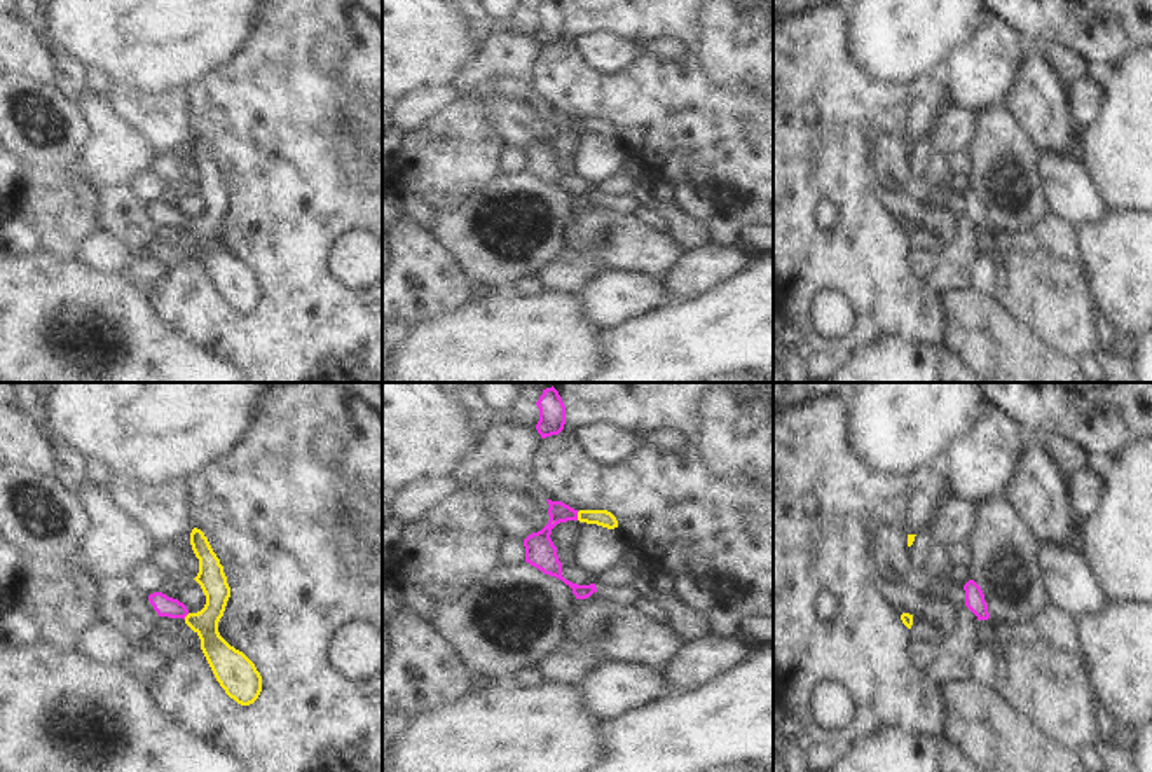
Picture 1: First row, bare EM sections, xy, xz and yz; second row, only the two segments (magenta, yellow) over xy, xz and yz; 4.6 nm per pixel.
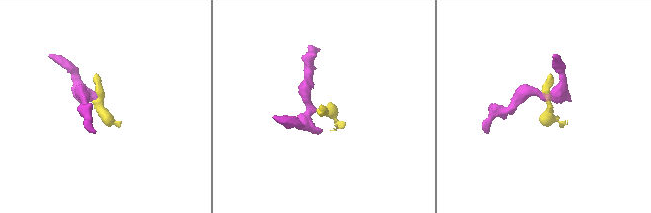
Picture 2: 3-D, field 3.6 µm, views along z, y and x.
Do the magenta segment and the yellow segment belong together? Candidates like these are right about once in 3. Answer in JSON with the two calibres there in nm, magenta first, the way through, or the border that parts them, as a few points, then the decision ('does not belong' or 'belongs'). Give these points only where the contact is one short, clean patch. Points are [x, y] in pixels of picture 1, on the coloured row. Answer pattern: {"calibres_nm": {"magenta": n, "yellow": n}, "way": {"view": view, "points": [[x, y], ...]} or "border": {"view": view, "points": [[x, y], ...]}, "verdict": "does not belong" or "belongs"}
{"calibres_nm": {"magenta": 140, "yellow": 80}, "way": {"view": "xz", "points": [[540, 551], [561, 516], [576, 516], [601, 517]]}, "verdict": "belongs"}

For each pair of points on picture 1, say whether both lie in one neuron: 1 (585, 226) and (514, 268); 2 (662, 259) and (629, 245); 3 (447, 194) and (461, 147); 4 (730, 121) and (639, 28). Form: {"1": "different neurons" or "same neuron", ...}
{"1": "different neurons", "2": "same neuron", "3": "same neuron", "4": "same neuron"}

